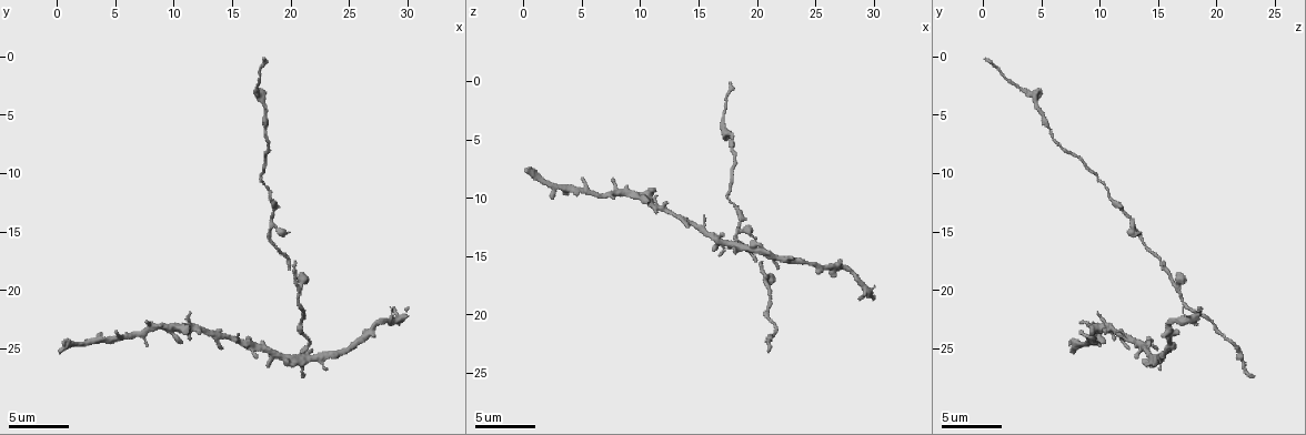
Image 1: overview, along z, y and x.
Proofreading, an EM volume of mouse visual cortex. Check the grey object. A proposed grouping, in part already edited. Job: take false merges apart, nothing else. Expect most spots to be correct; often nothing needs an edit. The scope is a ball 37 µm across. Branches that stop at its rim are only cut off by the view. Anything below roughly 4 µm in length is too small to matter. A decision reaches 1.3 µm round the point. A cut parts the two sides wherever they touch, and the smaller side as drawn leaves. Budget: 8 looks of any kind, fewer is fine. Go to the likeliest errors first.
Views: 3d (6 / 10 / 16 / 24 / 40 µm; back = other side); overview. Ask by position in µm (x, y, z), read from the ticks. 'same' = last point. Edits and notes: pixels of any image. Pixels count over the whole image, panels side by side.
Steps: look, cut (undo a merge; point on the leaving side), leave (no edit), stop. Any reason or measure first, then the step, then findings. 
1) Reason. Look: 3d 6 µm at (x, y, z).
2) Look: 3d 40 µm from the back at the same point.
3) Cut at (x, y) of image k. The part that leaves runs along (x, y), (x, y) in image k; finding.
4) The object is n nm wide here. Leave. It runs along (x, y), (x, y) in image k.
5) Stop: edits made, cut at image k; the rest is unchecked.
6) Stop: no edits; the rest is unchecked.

Two arms in line, one across. Look: 3d 10 µm at (11.4, 23.4, 11.0).

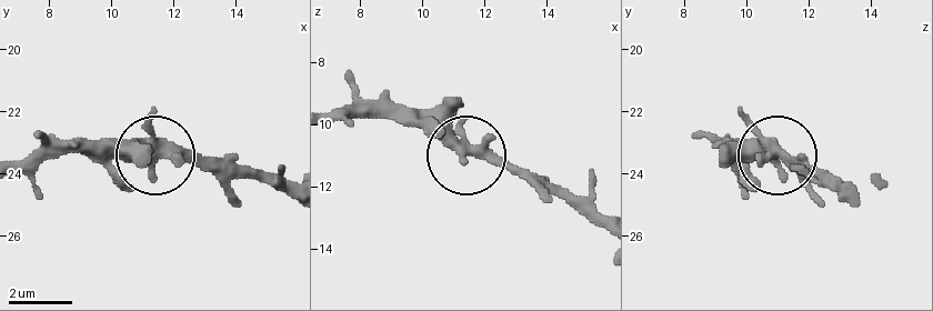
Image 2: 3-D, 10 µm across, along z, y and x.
Look: 3d 10 µm from the back at (11.5, 23.3, 10.8).

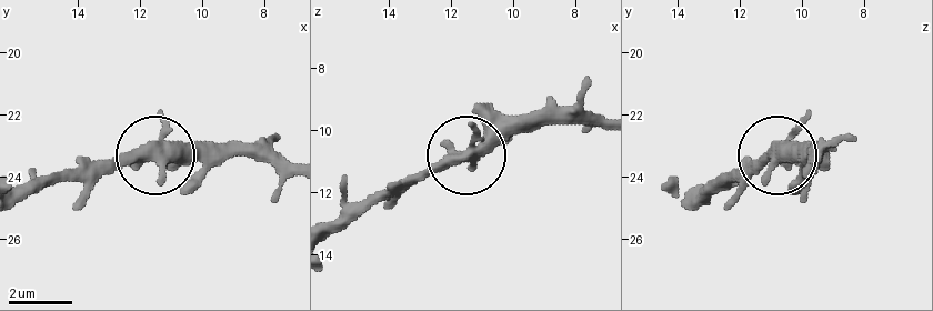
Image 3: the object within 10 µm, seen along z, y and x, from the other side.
3 arms meet here. Leave. Continuous, no second neuron.

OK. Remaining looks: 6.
Thin neck. Look: 3d 16 µm at (18.2, 13.4, 12.2).

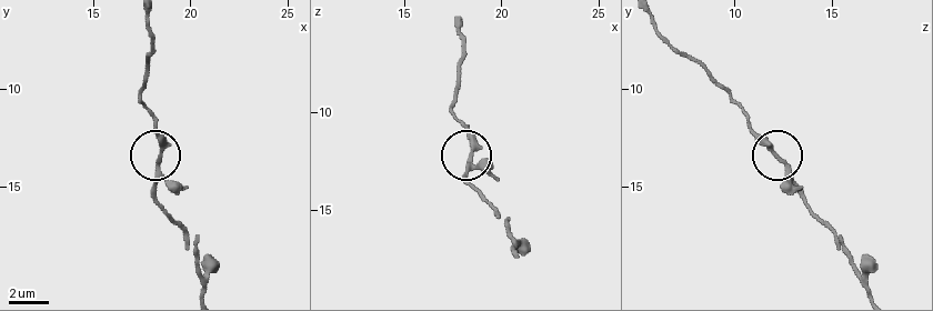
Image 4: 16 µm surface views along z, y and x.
The object is 220 nm wide here. Leave. All the same neuron.

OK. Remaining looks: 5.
Three arms meet. Look: 3d 6 µm at (16.8, 3.2, 3.6).

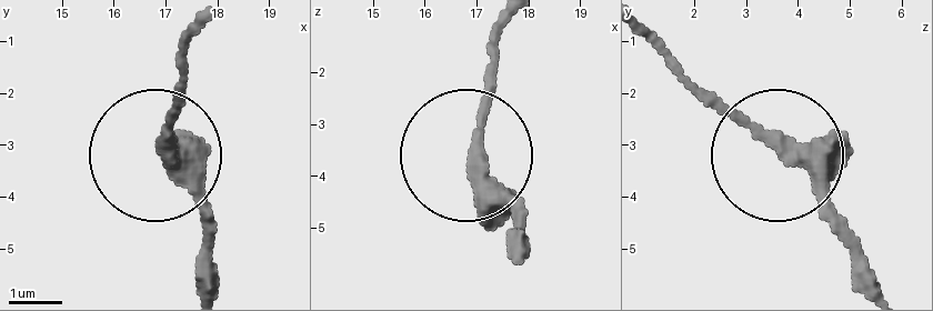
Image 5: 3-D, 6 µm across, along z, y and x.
Look: 3d 6 µm from the back at (17.05, 3.05, 3.75).

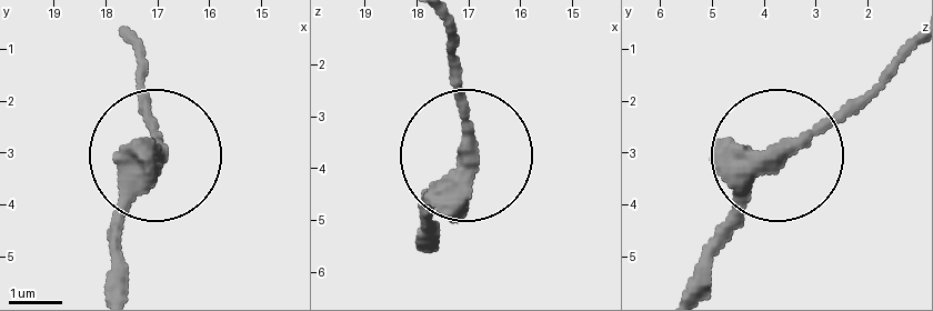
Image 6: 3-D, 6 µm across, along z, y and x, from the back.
The object is 330 nm wide here. Leave. It runs along (691, 282), (752, 176), (819, 137), (908, 48) in image 6; continuous, no second neuron.

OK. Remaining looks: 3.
Thick turns thin. Look: 3d 10 µm at (17.6, 6.8, 5.8).

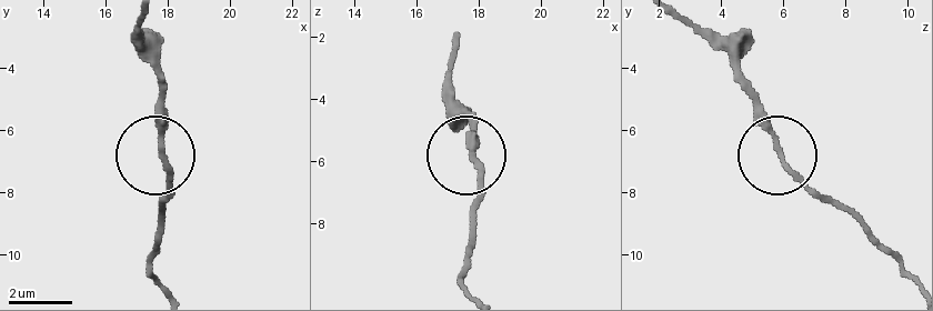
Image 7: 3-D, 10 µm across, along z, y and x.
The object is 160 nm wide here. Leave. It runs along (162, 290), (149, 258), (164, 200), (157, 70) in image 7; continuous, no second neuron.

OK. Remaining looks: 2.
Stop: no edits; the rest is unchecked.

